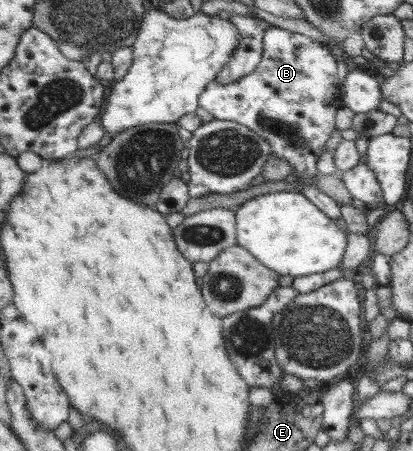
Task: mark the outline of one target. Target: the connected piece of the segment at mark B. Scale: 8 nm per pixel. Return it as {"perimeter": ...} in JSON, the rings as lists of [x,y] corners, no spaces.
{"perimeter":[[[272,25],[262,40],[264,53],[256,69],[237,82],[221,84],[216,79],[209,82],[199,96],[199,106],[215,116],[215,120],[234,121],[263,136],[271,144],[272,155],[285,158],[293,166],[293,173],[299,173],[297,183],[302,185],[299,193],[335,221],[343,233],[348,233],[340,204],[312,185],[319,175],[317,158],[326,150],[327,140],[336,130],[335,114],[344,105],[338,65],[331,48]]]}

